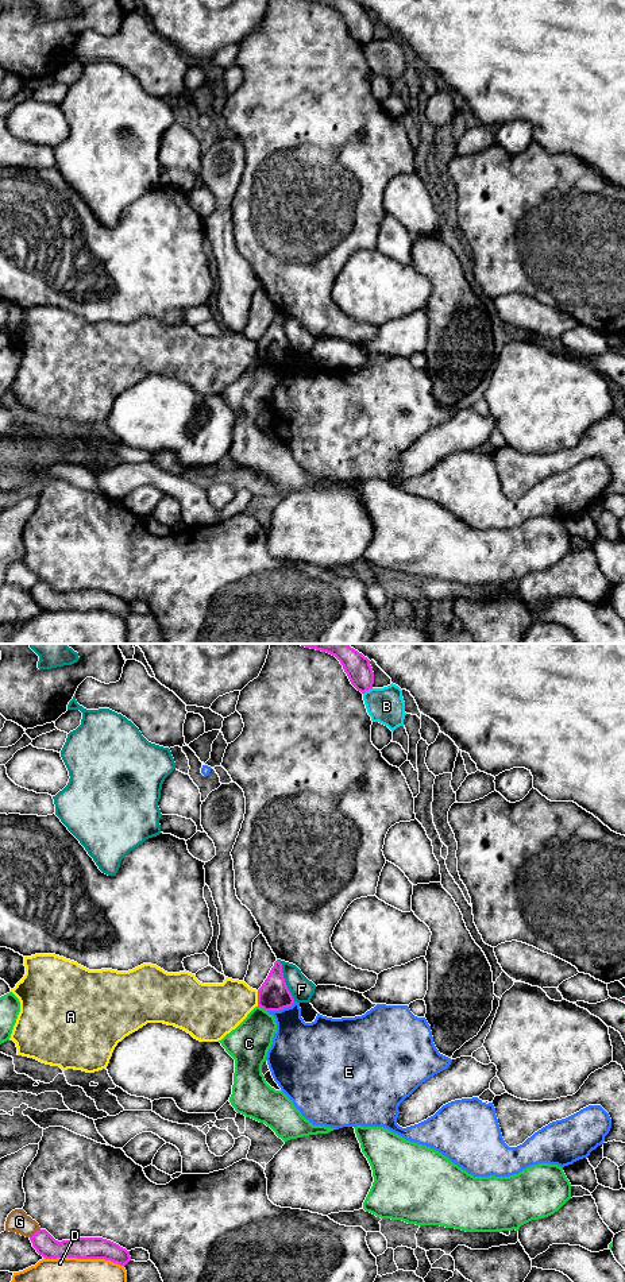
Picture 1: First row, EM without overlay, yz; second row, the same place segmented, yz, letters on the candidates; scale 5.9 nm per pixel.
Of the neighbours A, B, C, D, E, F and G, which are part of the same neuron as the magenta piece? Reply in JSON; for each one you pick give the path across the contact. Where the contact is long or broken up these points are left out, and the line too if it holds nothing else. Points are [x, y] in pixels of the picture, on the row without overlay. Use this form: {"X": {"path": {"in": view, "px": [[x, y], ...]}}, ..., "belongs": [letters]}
{"belongs": []}

